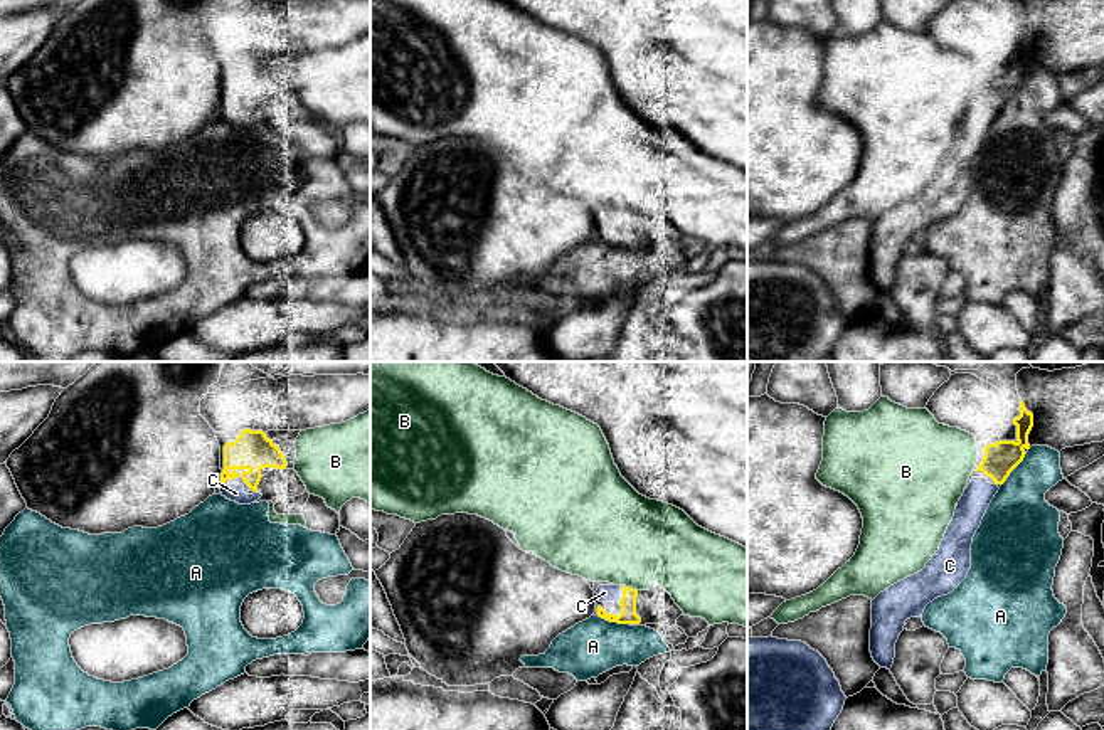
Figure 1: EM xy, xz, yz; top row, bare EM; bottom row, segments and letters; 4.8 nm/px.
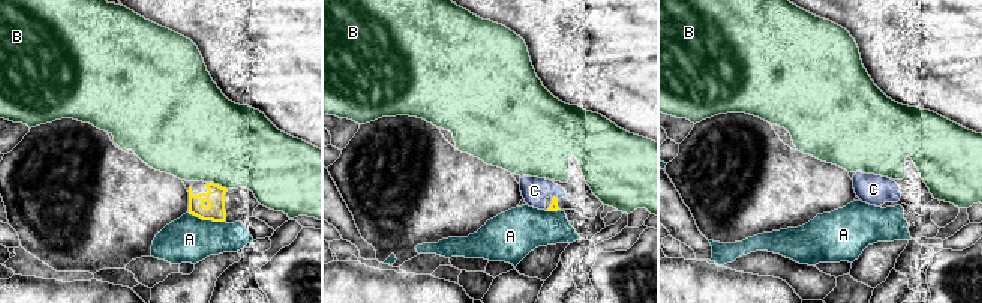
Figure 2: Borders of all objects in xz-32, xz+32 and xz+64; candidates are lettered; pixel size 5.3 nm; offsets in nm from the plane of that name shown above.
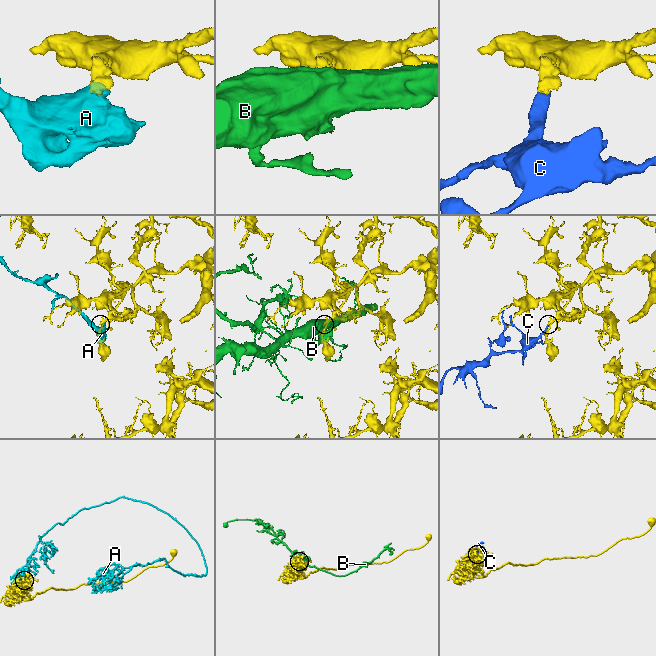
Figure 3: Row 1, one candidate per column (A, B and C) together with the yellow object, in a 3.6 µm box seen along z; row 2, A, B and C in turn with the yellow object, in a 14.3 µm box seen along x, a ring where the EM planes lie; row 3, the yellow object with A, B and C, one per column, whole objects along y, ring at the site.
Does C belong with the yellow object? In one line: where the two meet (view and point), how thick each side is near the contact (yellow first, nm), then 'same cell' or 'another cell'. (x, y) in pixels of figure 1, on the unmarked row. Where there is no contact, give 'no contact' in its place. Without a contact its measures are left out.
xz (621, 222) | 80/80 nm | same cell

